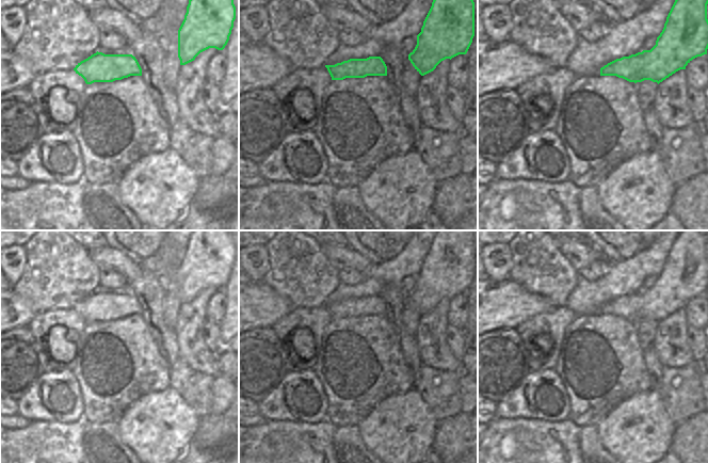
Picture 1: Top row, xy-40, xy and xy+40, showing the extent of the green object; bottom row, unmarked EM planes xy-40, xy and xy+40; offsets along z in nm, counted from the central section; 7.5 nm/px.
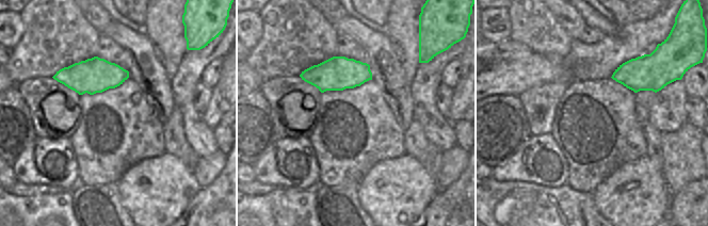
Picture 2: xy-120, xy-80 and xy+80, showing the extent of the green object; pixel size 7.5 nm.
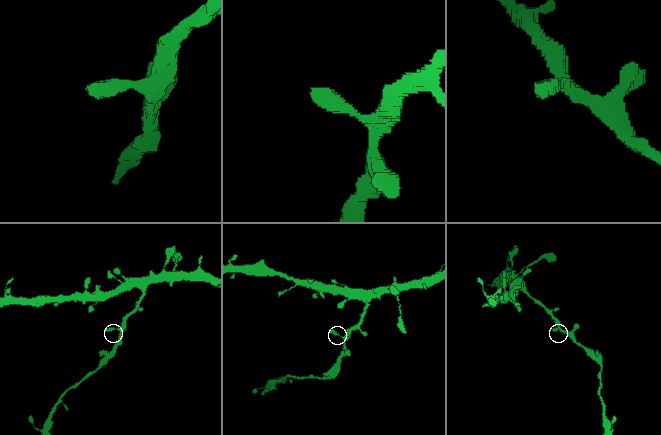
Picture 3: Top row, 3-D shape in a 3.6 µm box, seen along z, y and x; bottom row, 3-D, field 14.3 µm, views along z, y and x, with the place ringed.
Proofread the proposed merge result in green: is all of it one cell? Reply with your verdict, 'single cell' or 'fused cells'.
single cell

